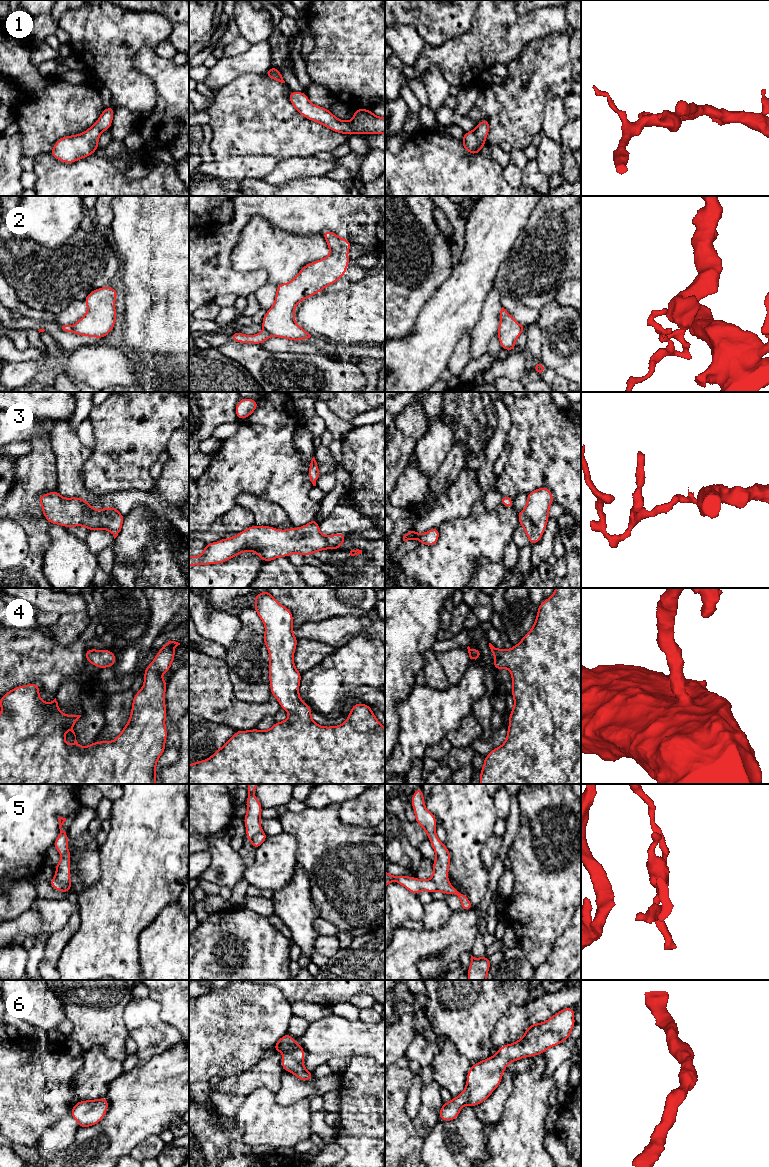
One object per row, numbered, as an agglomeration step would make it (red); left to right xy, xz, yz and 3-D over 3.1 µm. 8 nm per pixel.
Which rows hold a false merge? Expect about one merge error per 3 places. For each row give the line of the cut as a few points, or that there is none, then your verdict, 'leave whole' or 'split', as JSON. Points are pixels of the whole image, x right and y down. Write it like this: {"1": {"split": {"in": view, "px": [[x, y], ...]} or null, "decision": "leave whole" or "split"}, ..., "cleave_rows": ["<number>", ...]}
{"1": {"split": null, "decision": "leave whole"}, "2": {"split": {"in": "xz", "px": [[265, 329], [270, 335]]}, "decision": "split"}, "3": {"split": null, "decision": "leave whole"}, "4": {"split": null, "decision": "leave whole"}, "5": {"split": {"in": "xy", "px": [[54, 877], [62, 890]]}, "decision": "split"}, "6": {"split": null, "decision": "leave whole"}, "cleave_rows": ["2", "5"]}

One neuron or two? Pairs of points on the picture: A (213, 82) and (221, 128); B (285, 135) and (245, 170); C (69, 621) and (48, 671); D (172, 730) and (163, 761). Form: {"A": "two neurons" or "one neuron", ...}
{"A": "two neurons", "B": "two neurons", "C": "two neurons", "D": "two neurons"}

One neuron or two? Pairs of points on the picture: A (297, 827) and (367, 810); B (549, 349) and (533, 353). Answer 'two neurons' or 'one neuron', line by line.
A: two neurons
B: two neurons

